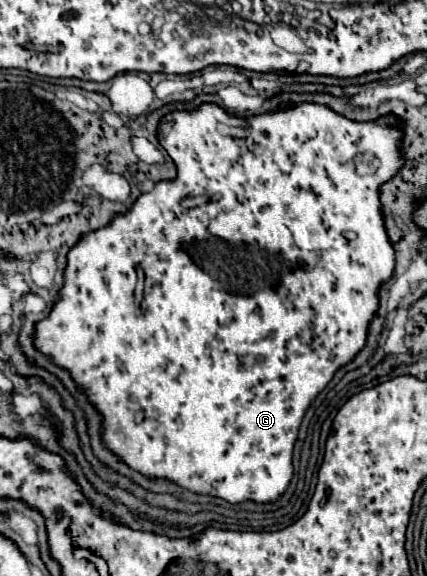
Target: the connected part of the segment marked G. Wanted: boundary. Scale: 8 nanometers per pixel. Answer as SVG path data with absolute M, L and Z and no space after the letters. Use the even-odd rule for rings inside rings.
M313 102L293 106L281 104L273 112L251 116L247 120L239 118L239 122L216 122L232 121L232 118L235 118L233 114L226 113L217 104L201 104L195 110L175 110L161 118L157 140L175 162L177 176L173 180L157 182L153 190L139 196L124 216L113 218L105 228L83 234L71 246L67 252L67 266L63 270L63 286L57 294L57 302L53 304L49 316L35 324L33 346L49 356L55 366L67 370L77 388L81 388L87 394L87 400L103 414L103 444L129 468L141 472L145 478L171 480L185 490L223 498L231 504L247 500L271 504L283 496L293 478L293 446L309 402L329 384L339 366L349 364L363 350L369 324L379 310L379 288L393 276L395 248L387 236L379 188L405 166L401 154L403 120L395 114L387 114L373 122L353 122L335 110ZM225 126L249 126L251 132L245 138L233 138L221 134ZM359 154L365 154L365 172L359 172L355 164ZM349 232L355 234L353 240L345 236ZM137 266L145 272L145 292L139 308L133 302Z

